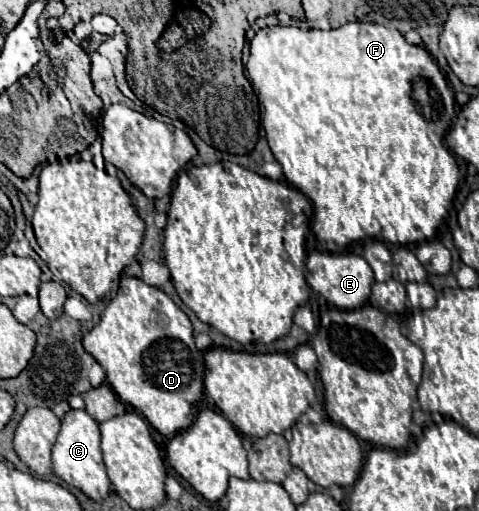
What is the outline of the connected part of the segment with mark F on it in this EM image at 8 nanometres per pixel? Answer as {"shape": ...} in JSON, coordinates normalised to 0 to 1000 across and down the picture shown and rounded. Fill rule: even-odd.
{"shape":[[[743,41],[689,61],[664,61],[664,57],[635,61],[622,53],[576,49],[576,53],[543,57],[530,68],[530,76],[522,80],[522,112],[518,112],[514,135],[518,135],[518,155],[528,166],[543,204],[551,209],[547,247],[576,315],[589,323],[591,344],[610,366],[626,370],[656,397],[651,452],[660,456],[660,468],[672,491],[710,495],[722,487],[722,479],[756,468],[789,468],[810,479],[856,479],[856,476],[885,476],[889,468],[902,468],[914,440],[923,436],[923,429],[946,403],[952,366],[960,354],[960,335],[952,323],[952,311],[927,284],[927,264],[952,217],[948,182],[939,178],[935,159],[919,143],[910,119],[885,92],[852,88],[827,57],[810,57],[785,45]]]}

